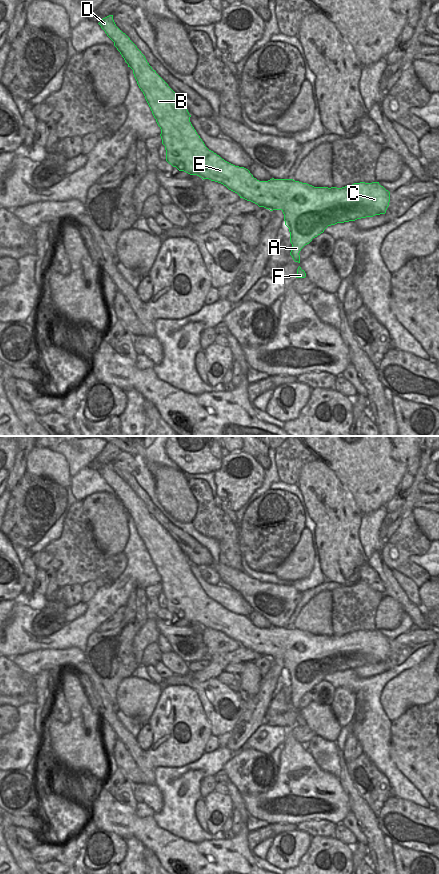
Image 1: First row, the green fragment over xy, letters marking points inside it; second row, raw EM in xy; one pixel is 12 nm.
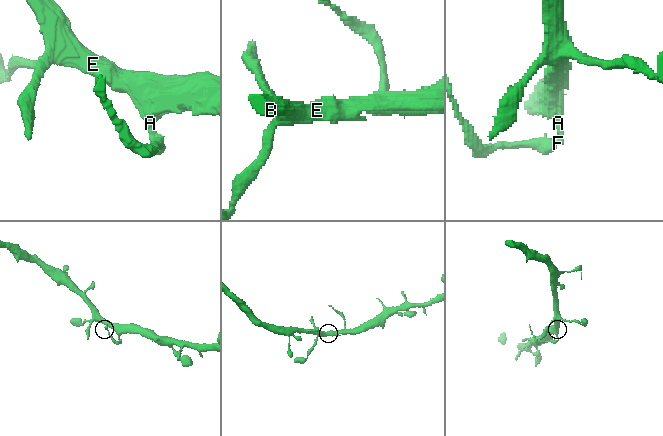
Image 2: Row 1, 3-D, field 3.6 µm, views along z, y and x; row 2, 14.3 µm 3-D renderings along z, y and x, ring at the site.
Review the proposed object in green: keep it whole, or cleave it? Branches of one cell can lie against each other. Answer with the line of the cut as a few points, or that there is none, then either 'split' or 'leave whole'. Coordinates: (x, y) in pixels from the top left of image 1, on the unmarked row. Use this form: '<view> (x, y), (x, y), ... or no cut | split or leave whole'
xy (298, 701), (293, 706) | split

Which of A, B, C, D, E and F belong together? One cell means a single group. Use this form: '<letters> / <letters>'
A B C D E / F

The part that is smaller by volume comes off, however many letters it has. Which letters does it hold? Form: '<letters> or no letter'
F

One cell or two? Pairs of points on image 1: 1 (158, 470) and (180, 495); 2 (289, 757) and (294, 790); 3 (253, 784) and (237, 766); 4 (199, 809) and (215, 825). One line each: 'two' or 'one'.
1: one
2: one
3: one
4: two

